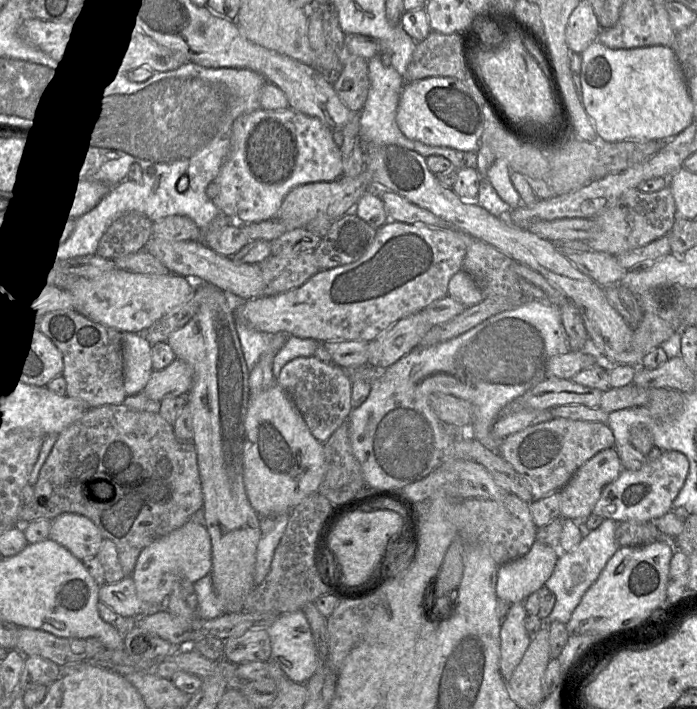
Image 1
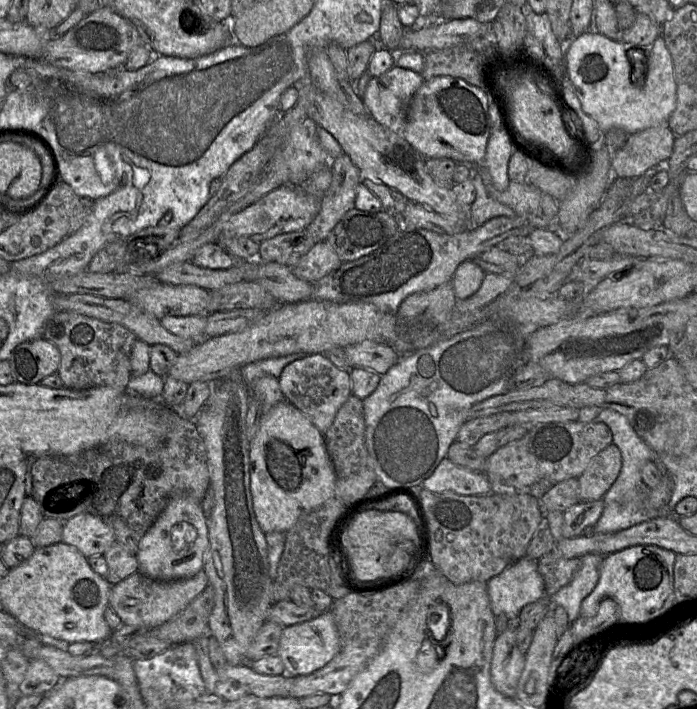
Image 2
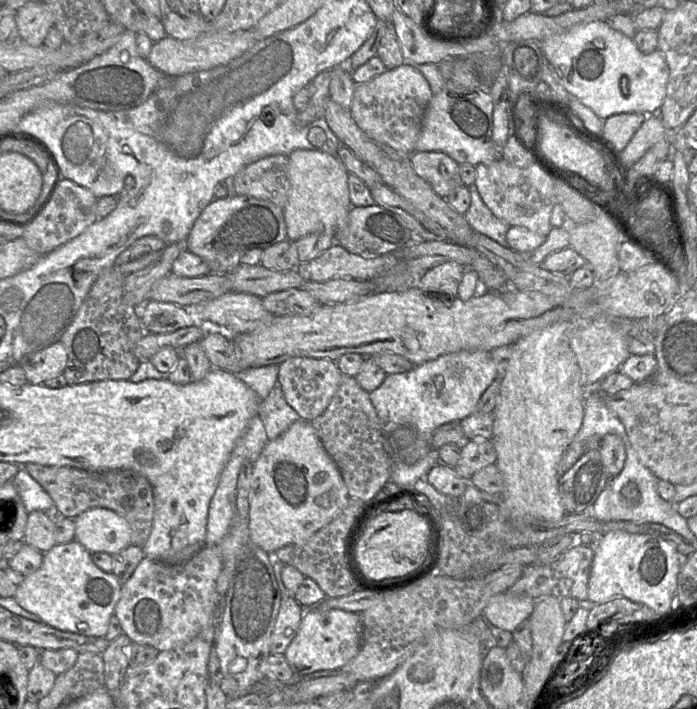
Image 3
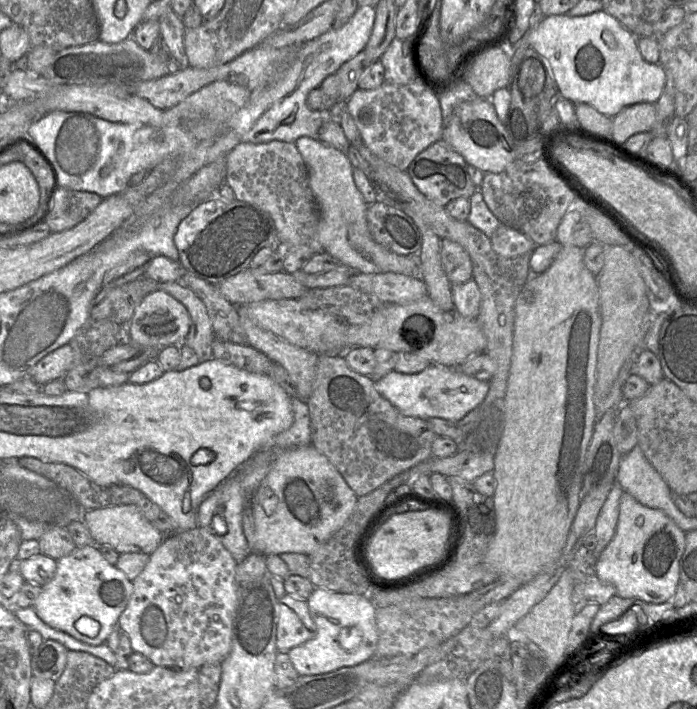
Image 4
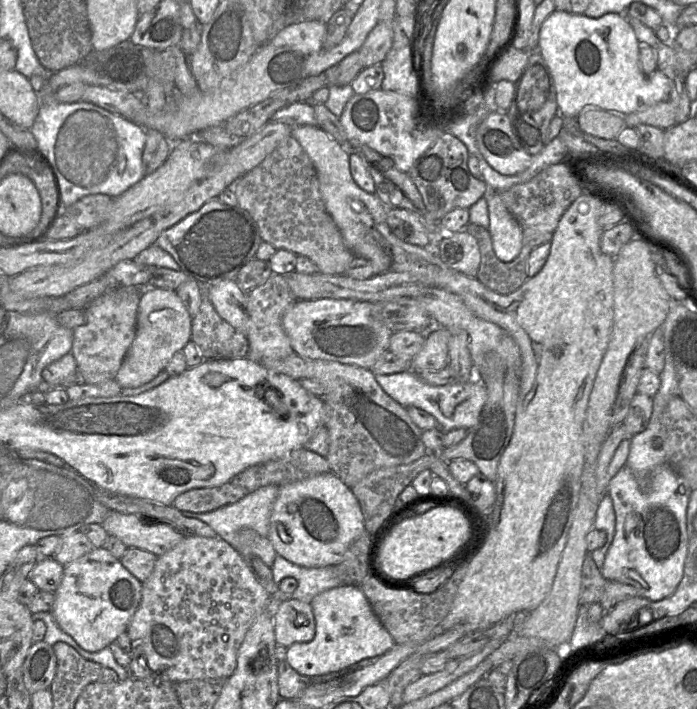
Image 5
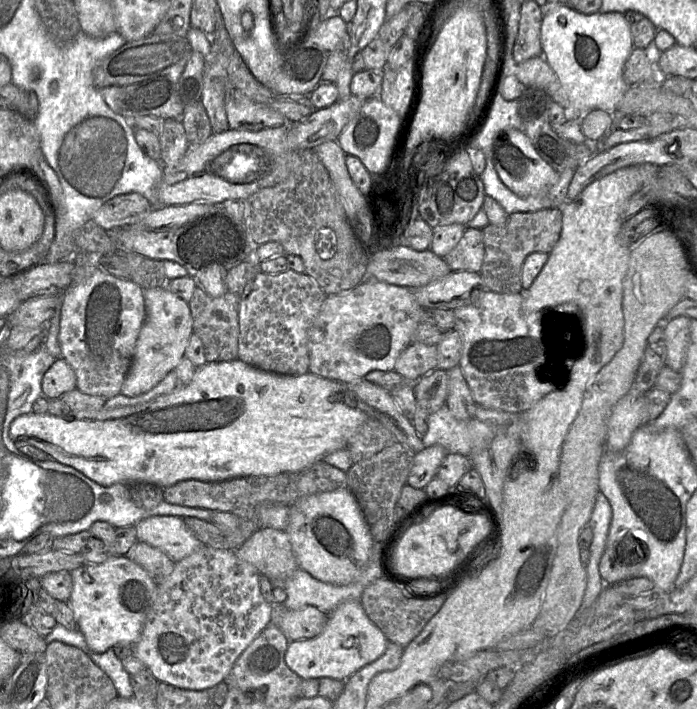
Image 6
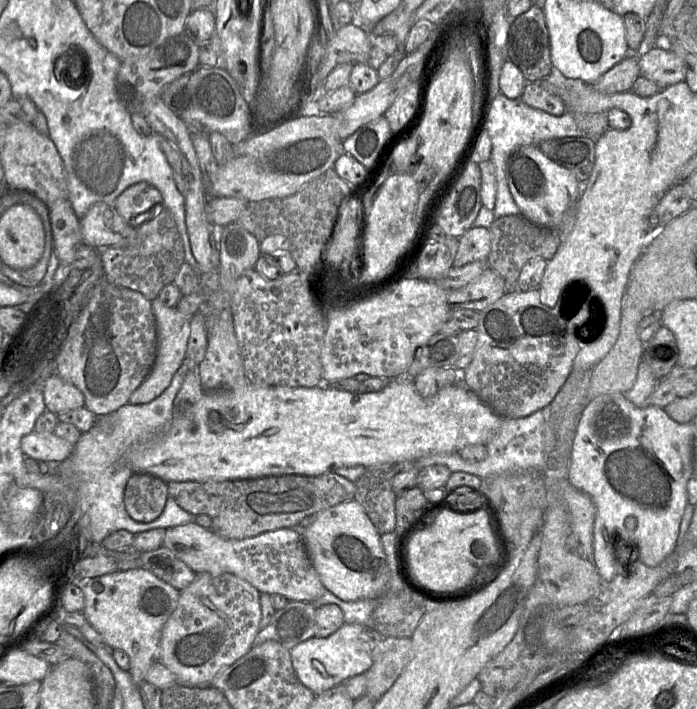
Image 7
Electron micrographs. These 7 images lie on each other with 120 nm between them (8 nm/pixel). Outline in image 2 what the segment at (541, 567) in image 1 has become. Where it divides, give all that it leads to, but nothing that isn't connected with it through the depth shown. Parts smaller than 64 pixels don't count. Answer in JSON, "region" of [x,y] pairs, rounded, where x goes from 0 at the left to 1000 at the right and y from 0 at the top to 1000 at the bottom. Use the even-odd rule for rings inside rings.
{"region":[[[752,784],[699,821],[710,869],[725,867],[730,874],[742,874],[753,853],[785,841],[770,797],[770,790]]]}

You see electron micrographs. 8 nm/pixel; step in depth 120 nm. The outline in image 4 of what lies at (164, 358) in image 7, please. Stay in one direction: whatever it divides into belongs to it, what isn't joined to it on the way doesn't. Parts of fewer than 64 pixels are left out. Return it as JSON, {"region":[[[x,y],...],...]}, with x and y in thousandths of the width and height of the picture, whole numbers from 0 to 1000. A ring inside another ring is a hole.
{"region":[[[234,409],[209,416],[195,433],[184,457],[185,482],[192,488],[218,489],[232,494],[245,487],[257,487],[273,465],[268,436],[247,416]]]}

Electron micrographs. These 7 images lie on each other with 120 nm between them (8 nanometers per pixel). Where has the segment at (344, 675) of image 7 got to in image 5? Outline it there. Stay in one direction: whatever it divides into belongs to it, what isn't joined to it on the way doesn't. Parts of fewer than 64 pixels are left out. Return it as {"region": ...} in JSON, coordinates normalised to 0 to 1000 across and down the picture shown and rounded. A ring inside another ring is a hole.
{"region":[[[491,825],[468,832],[452,841],[443,852],[448,856],[453,877],[452,898],[445,906],[422,907],[410,915],[412,934],[432,952],[452,956],[488,948],[522,929],[545,925],[568,910],[514,827]]]}

